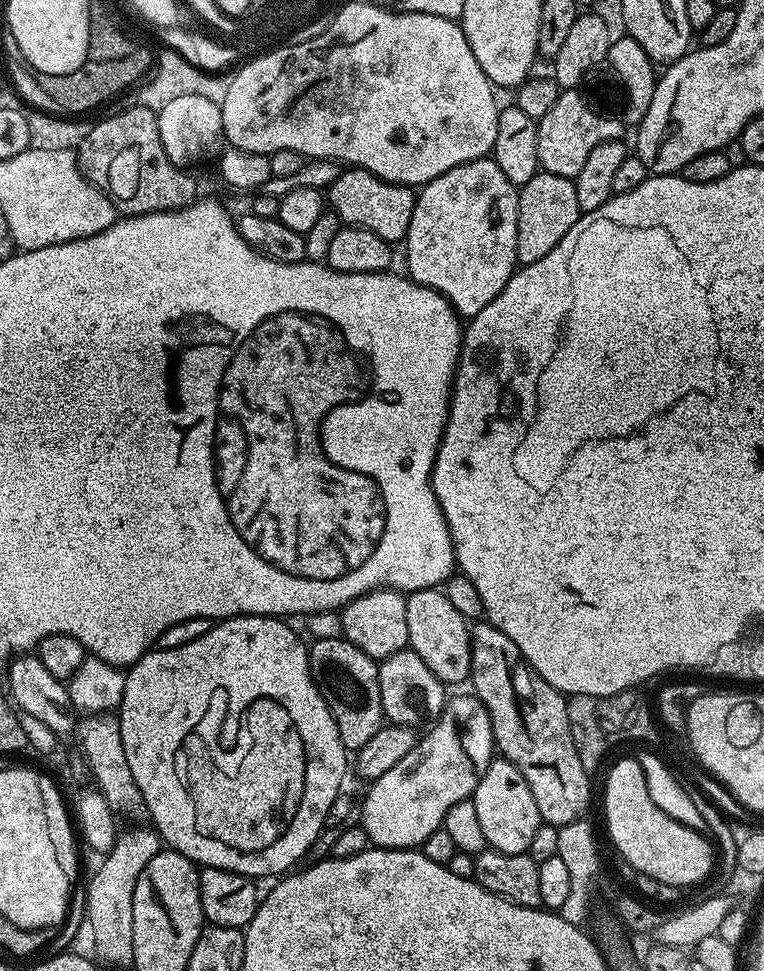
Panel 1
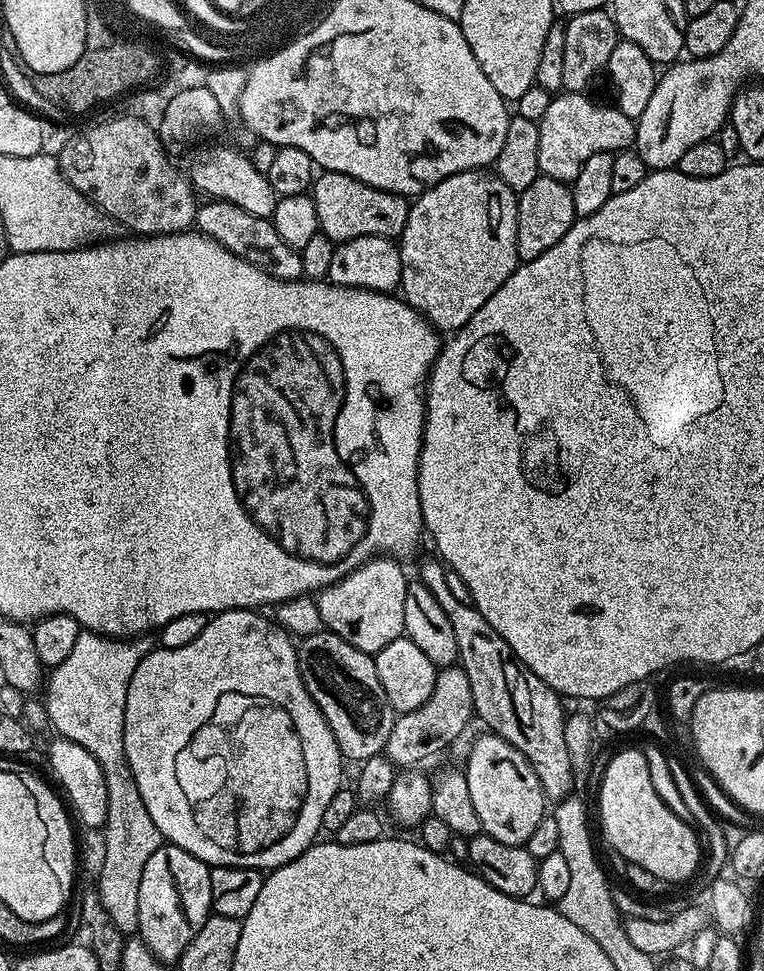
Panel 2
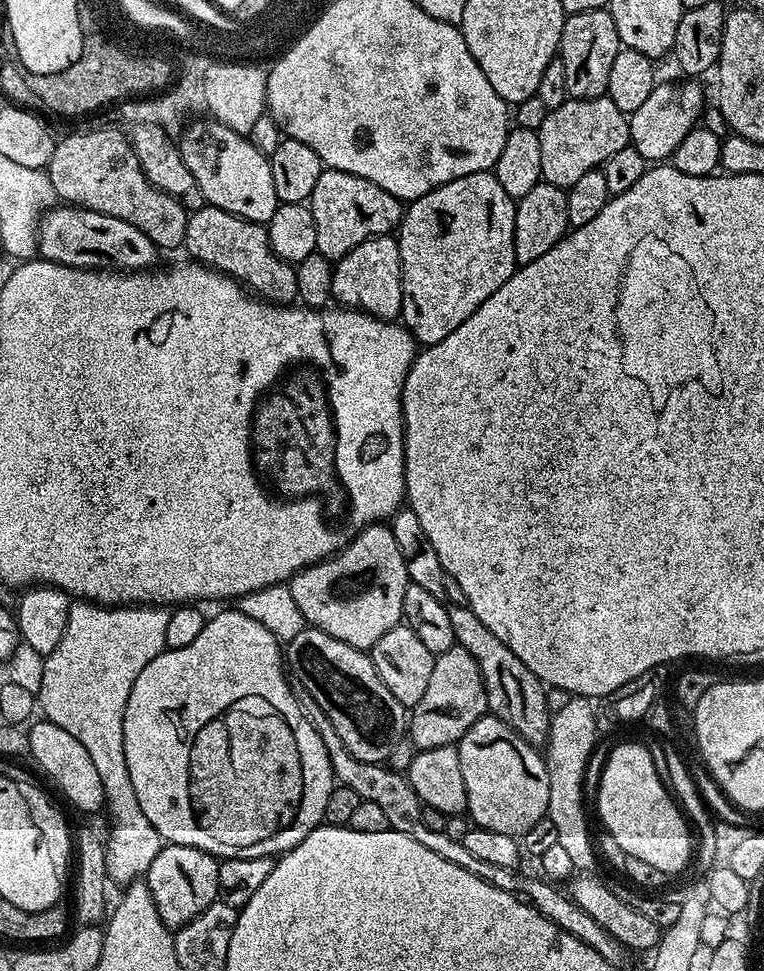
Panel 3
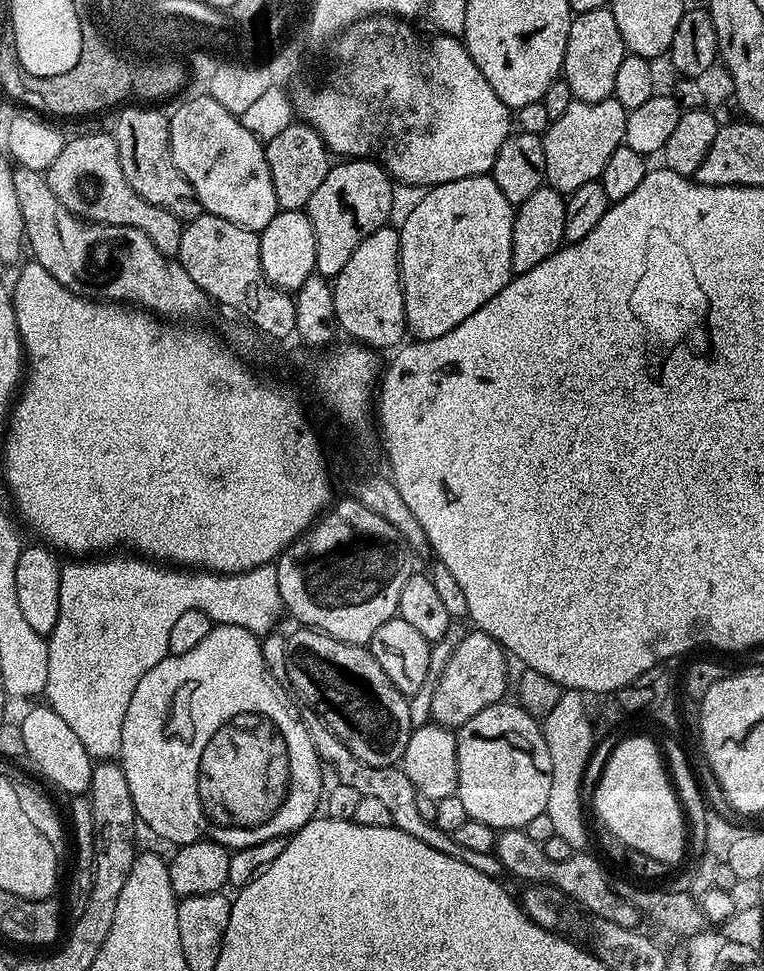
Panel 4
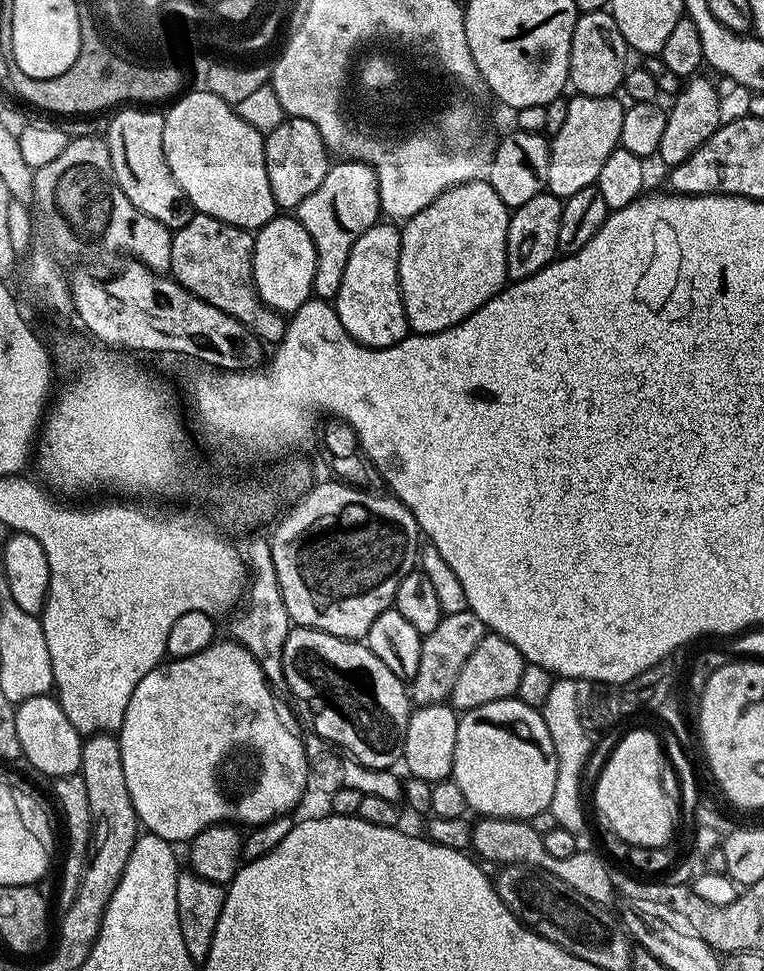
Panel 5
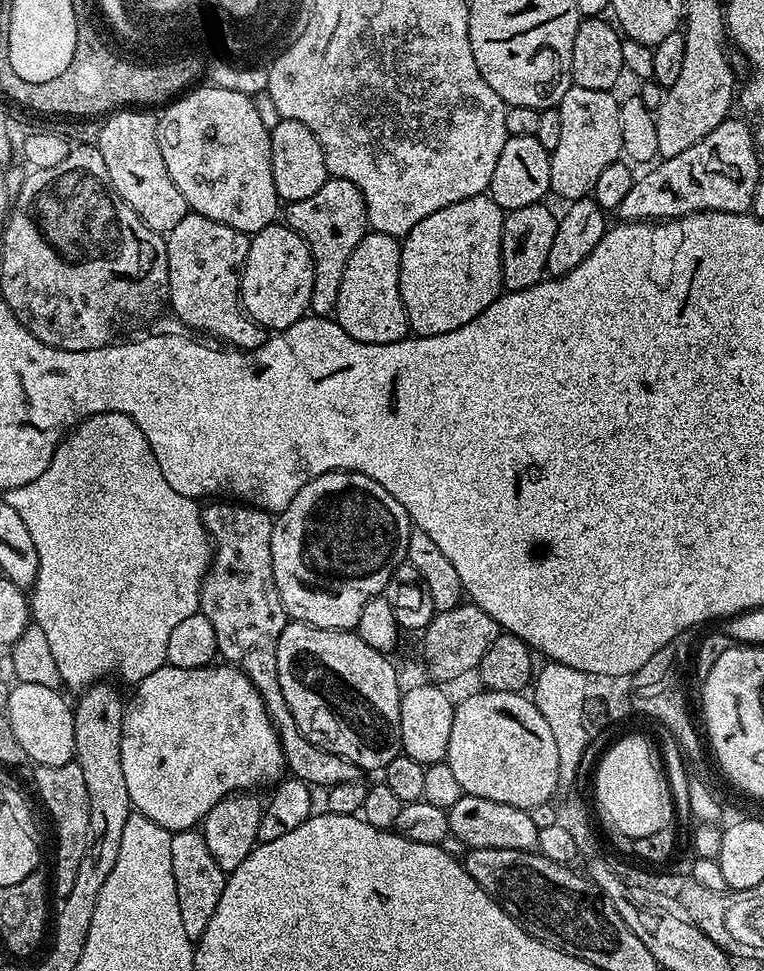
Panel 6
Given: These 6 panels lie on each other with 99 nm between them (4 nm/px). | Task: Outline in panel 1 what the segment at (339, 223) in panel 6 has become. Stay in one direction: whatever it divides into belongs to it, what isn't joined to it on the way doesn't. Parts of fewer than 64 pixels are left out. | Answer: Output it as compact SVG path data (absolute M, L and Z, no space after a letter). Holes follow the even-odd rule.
M348 166L343 171L344 173L326 188L327 203L340 219L341 225L365 228L389 242L403 241L410 230L410 217L414 215L416 192L407 184L391 184L364 168Z

